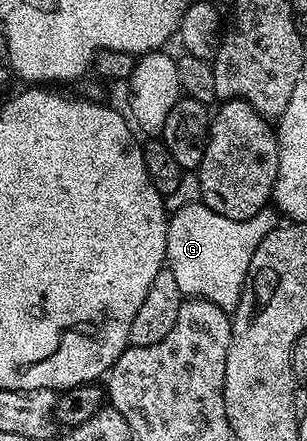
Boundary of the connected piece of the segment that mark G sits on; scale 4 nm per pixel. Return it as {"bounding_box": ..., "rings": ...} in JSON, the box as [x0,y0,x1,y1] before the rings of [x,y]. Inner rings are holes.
{"bounding_box":[166,201,278,313],"rings":[[[203,201],[188,204],[170,215],[166,237],[167,270],[174,273],[181,296],[208,299],[232,313],[240,304],[254,249],[278,226],[278,215],[266,206],[249,219],[231,219],[214,213]]]}

